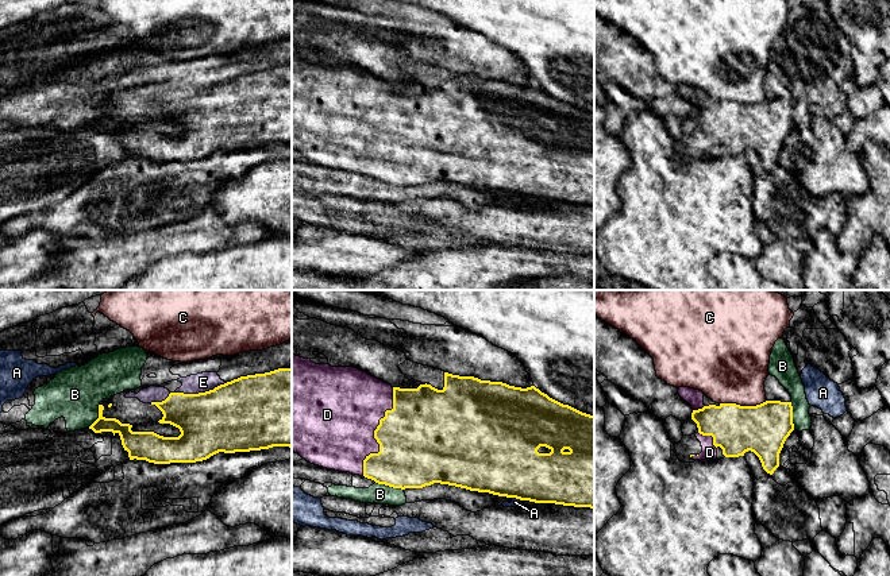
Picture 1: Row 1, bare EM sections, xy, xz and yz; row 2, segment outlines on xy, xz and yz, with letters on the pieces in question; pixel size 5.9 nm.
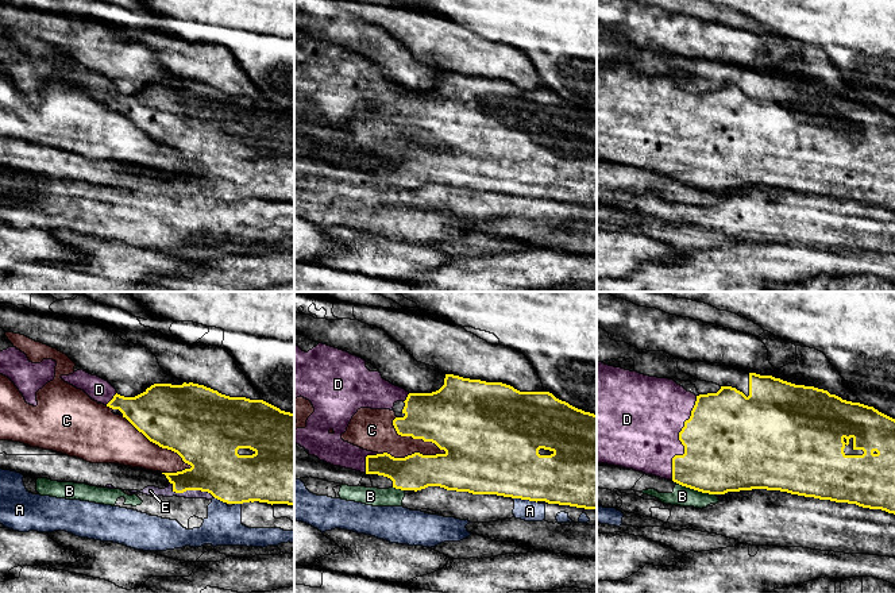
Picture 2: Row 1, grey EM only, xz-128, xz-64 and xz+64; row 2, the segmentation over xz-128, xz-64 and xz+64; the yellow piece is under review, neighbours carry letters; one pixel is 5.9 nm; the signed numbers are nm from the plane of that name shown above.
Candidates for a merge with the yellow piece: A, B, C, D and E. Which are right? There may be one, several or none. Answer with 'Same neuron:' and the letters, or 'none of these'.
Same neuron: D

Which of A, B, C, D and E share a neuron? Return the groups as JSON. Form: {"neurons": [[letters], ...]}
{"neurons": [["A", "B", "E"], ["C"], ["D"]]}

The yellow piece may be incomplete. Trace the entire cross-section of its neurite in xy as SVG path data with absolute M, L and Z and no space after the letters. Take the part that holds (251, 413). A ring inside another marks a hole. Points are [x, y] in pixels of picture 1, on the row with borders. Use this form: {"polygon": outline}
{"polygon": "M278 368L265 374L240 376L213 390L199 394L170 393L162 402L151 402L163 414L159 424L170 424L180 429L178 437L163 437L154 432L132 432L132 425L122 424L116 418L103 415L104 406L99 405L99 418L89 426L95 433L117 433L130 460L146 460L154 464L196 463L224 452L250 452L269 449L273 447L292 448L292 368Z"}

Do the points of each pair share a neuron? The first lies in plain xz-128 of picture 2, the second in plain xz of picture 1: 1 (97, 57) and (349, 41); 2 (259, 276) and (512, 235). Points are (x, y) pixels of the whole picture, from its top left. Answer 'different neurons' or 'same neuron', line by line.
1: same neuron
2: different neurons

